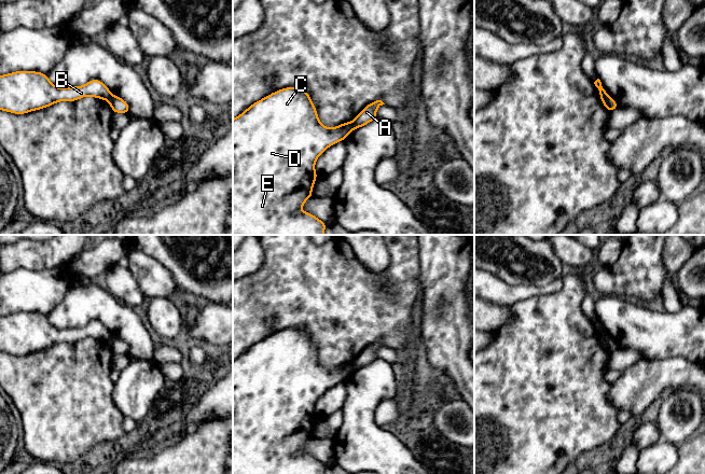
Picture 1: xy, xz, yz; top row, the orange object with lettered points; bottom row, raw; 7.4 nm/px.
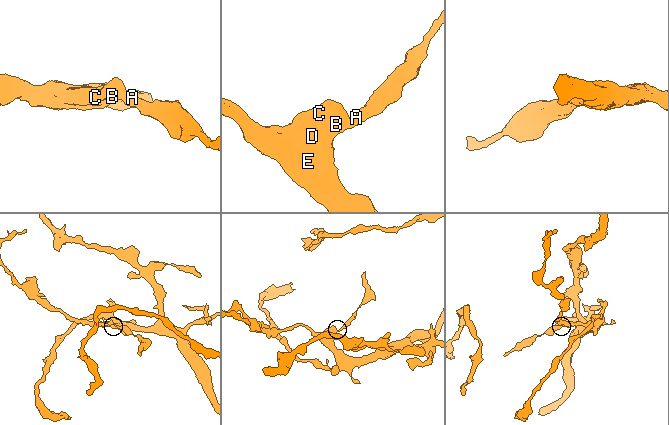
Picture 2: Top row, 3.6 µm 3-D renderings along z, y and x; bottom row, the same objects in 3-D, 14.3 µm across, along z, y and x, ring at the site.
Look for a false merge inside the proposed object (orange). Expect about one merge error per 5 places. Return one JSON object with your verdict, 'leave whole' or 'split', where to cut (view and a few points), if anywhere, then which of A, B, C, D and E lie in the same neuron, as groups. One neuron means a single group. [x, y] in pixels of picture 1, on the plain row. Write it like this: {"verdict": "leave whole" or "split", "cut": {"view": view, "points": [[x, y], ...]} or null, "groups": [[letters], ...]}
{"verdict": "split", "cut": {"view": "xz", "points": [[351, 363], [353, 370]]}, "groups": [["A"], ["B", "C", "D", "E"]]}

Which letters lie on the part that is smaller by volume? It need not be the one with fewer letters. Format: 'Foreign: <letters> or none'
Foreign: A

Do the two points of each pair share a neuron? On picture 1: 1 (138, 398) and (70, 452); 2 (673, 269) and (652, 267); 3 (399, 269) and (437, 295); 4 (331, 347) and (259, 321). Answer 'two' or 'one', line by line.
1: two
2: two
3: two
4: one

